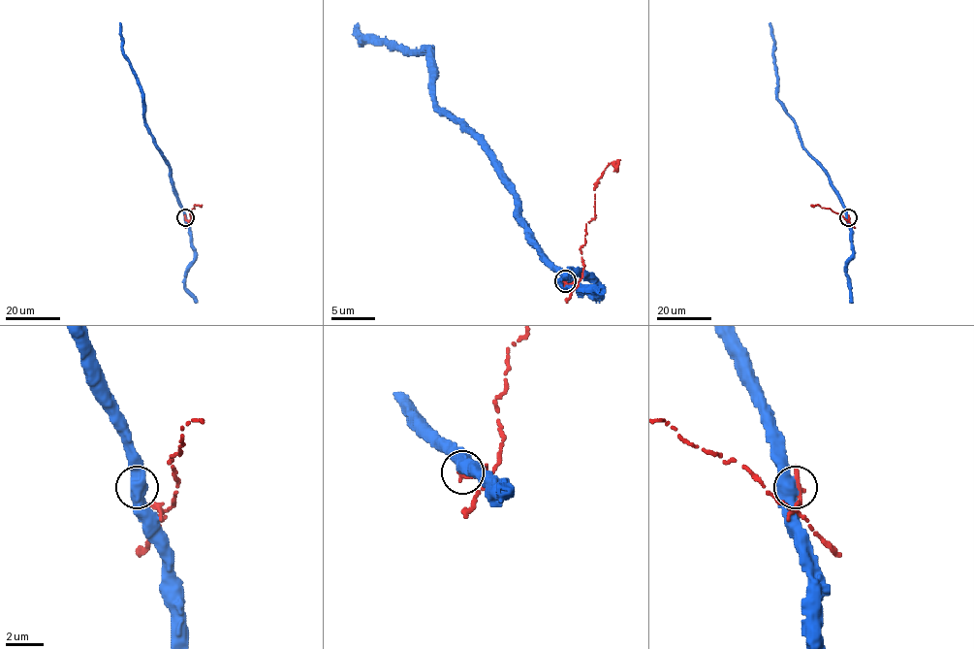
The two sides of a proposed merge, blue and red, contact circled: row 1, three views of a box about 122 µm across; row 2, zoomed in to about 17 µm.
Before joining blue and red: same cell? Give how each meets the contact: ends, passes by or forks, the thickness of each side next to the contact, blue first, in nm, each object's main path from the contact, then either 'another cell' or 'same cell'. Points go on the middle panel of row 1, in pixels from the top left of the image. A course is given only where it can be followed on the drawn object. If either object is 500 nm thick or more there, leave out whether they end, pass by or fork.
blue forks there; red ends there; 360 nm thick on the blue side, 400 nm on the other; blue runs (565, 281), (541, 255), (521, 220), (513, 182), (437, 105), (435, 61), (428, 52), (362, 39), (356, 25); red runs (565, 281), (579, 279), (583, 271), (581, 257), (594, 215), (594, 187), (601, 174), (620, 160); another cell

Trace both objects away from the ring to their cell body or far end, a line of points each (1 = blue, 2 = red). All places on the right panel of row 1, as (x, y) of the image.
1: (848, 217), (828, 174), (803, 147), (794, 122), (777, 98), (773, 37), (769, 22)
2: (848, 217), (848, 221), (830, 208), (811, 205)

